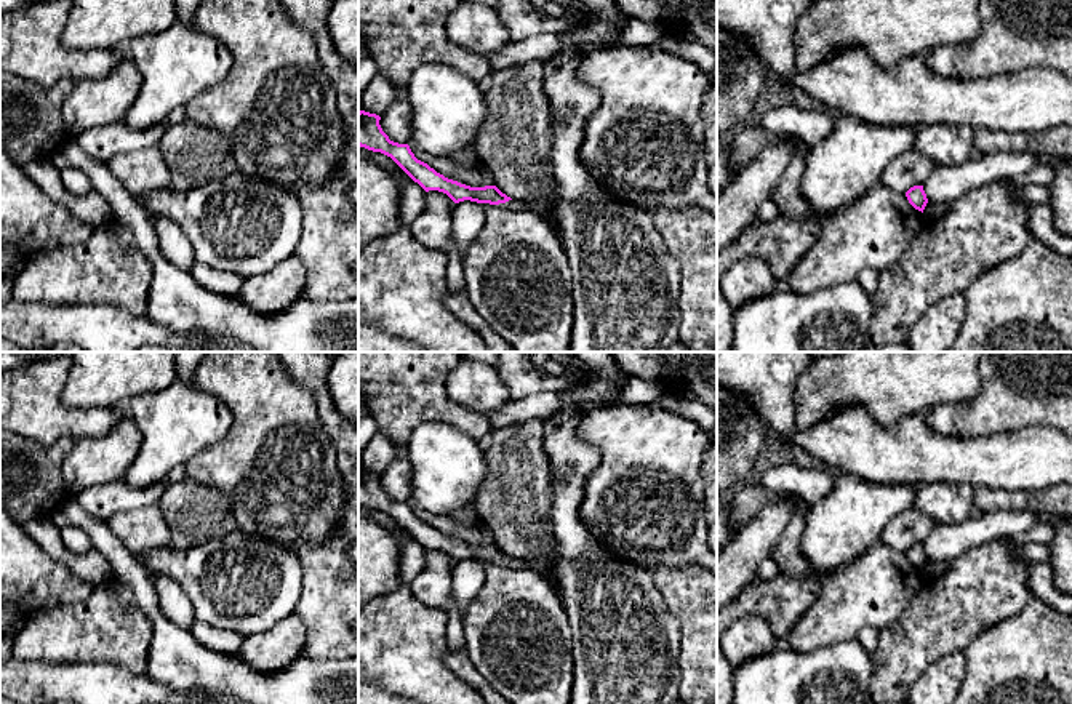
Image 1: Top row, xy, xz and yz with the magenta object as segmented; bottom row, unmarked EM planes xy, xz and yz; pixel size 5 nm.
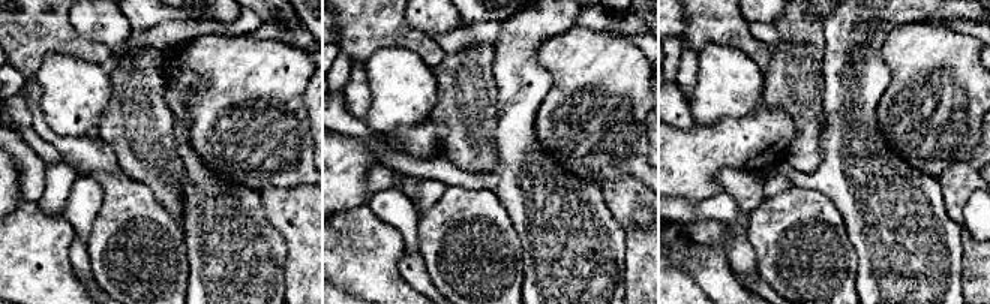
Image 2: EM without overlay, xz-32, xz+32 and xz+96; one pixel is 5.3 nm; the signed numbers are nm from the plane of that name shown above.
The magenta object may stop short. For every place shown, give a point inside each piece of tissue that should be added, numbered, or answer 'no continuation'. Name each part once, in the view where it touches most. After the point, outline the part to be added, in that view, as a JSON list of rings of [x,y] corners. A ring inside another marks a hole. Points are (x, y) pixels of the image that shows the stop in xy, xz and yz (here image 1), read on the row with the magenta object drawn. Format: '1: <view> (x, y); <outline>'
1: xz (512, 204); [[[509,200],[506,203],[499,203],[498,206],[510,208],[510,210],[530,210],[530,205],[518,200]]]

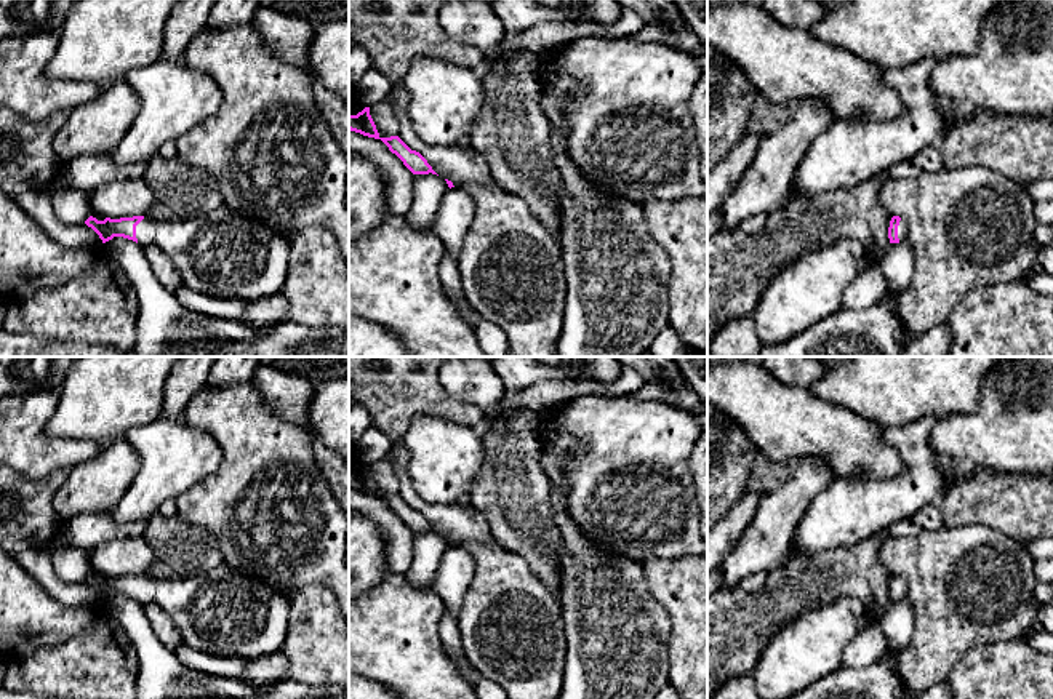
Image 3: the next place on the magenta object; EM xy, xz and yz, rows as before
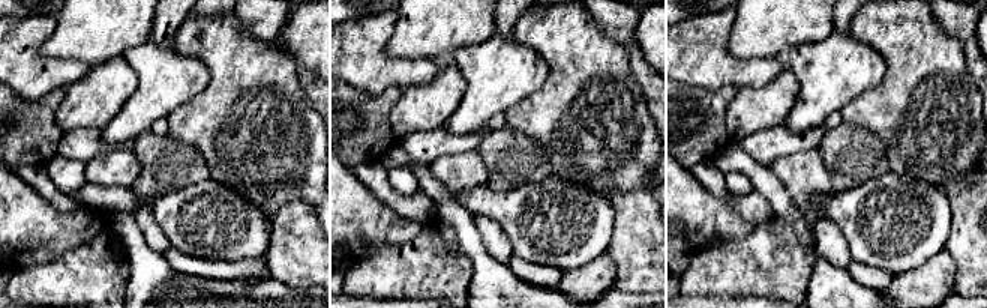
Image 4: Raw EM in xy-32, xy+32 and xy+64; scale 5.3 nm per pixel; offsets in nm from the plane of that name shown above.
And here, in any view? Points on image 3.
1: xy (226, 255); [[[226,205],[182,221],[144,218],[136,226],[136,238],[141,246],[150,243],[163,251],[187,288],[214,298],[256,302],[278,293],[288,275],[290,238]]]

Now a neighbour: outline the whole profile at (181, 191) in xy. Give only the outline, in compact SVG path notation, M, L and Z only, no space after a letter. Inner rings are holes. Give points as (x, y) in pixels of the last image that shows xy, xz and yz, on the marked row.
M160 155L146 162L146 170L141 176L154 192L154 205L144 216L152 221L182 221L195 216L203 216L222 205L222 195L216 181L203 170L190 166L178 155L174 158L163 158Z

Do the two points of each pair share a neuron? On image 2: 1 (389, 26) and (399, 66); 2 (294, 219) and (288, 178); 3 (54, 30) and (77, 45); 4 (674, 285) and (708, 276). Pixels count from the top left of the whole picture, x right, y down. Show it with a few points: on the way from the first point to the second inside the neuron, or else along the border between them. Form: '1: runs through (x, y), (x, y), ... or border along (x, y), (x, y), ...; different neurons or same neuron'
1: border along (365, 62), (381, 48), (404, 47), (426, 63); different neurons
2: border along (306, 183), (288, 187), (267, 186), (261, 192); different neurons
3: runs through (60, 36), (71, 42); same neuron
4: border along (674, 264), (701, 288); different neurons

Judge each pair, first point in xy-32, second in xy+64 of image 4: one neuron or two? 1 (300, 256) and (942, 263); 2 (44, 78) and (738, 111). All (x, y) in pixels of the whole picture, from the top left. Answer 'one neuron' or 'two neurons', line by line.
1: two neurons
2: two neurons

